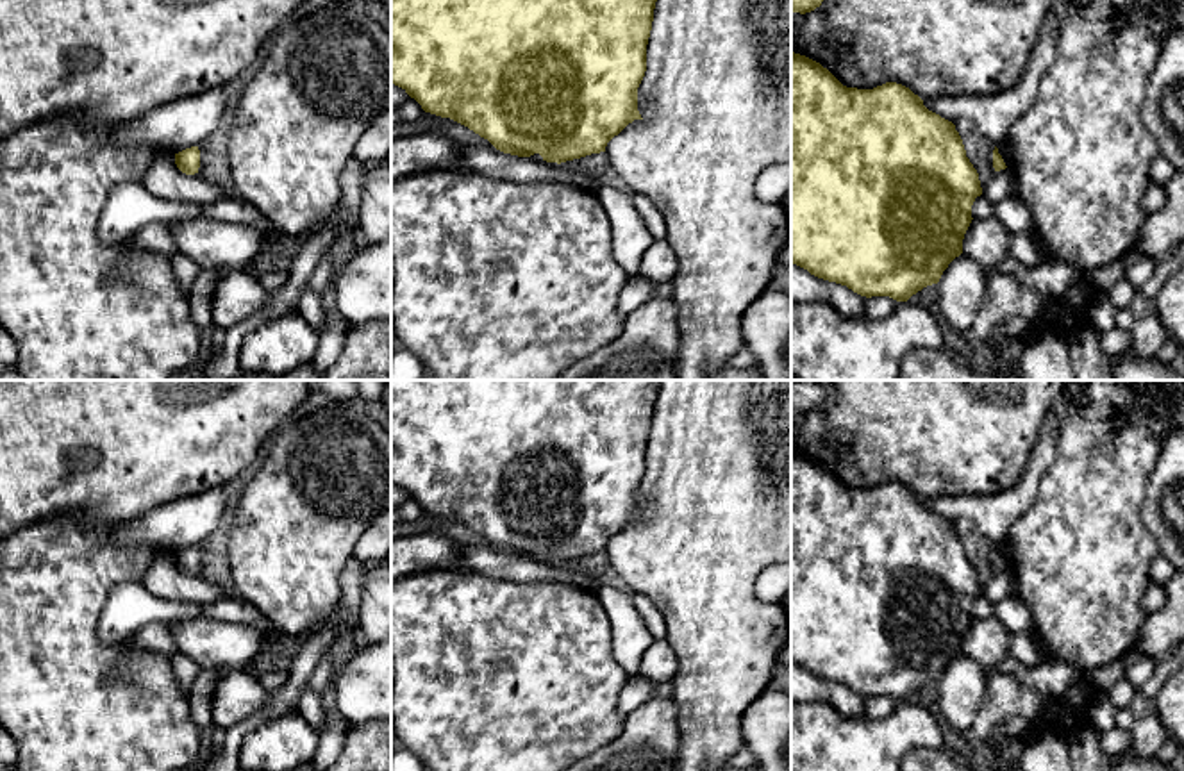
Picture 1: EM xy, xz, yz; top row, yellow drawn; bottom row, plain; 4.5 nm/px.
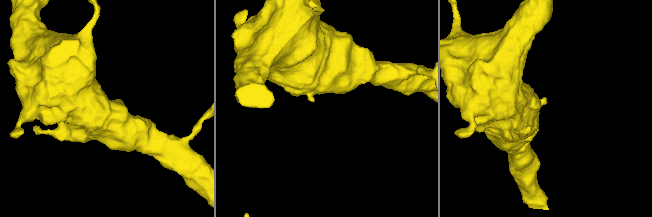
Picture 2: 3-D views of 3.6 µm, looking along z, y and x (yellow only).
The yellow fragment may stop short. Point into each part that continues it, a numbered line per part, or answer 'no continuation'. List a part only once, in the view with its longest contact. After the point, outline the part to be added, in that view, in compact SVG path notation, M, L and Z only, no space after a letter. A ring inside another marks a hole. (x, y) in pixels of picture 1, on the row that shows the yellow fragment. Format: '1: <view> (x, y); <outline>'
no continuation

